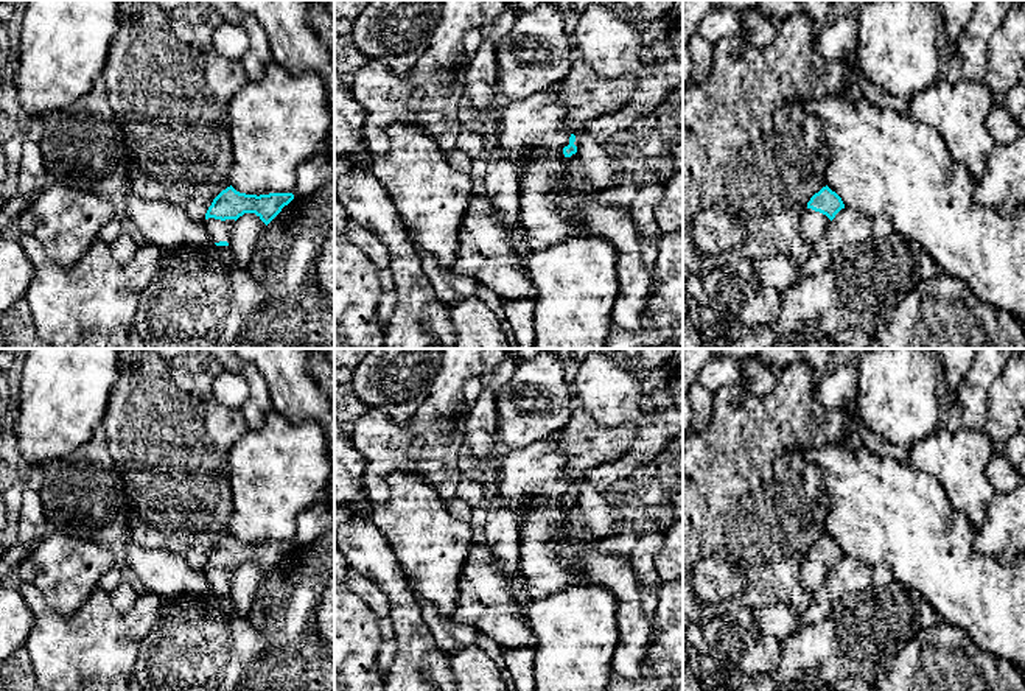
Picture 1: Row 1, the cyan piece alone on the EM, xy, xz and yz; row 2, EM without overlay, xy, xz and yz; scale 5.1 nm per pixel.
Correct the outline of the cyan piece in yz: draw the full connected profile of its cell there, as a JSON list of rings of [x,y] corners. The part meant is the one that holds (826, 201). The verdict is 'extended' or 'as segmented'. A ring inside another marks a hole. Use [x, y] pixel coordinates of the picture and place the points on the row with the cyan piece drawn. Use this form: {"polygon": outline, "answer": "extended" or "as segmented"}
{"polygon": [[[827,185],[815,193],[801,215],[801,235],[810,244],[818,244],[835,215],[845,209],[841,198]]], "answer": "extended"}

